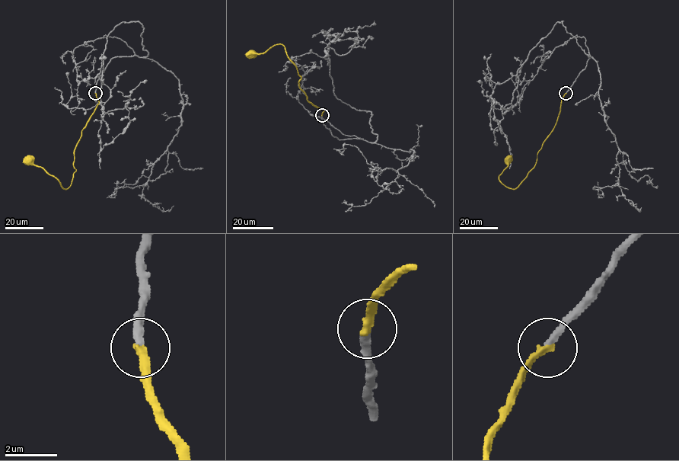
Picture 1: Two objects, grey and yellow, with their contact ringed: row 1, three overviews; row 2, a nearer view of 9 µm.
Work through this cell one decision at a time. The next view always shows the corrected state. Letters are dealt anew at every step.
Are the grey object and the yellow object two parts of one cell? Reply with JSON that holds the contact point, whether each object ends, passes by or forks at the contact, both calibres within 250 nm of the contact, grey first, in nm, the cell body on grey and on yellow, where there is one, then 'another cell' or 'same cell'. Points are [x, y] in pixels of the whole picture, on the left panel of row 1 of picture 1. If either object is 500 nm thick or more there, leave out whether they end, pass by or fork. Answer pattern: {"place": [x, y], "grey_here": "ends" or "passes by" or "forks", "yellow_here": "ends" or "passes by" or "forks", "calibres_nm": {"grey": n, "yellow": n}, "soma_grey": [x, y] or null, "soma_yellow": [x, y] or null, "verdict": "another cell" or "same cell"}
{"place": [95, 93], "grey_here": "ends", "yellow_here": "ends", "calibres_nm": {"grey": 320, "yellow": 320}, "soma_grey": null, "soma_yellow": [29, 160], "verdict": "same cell"}

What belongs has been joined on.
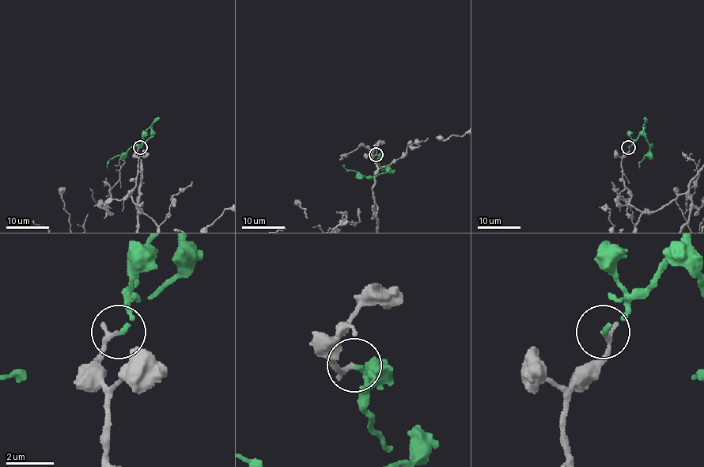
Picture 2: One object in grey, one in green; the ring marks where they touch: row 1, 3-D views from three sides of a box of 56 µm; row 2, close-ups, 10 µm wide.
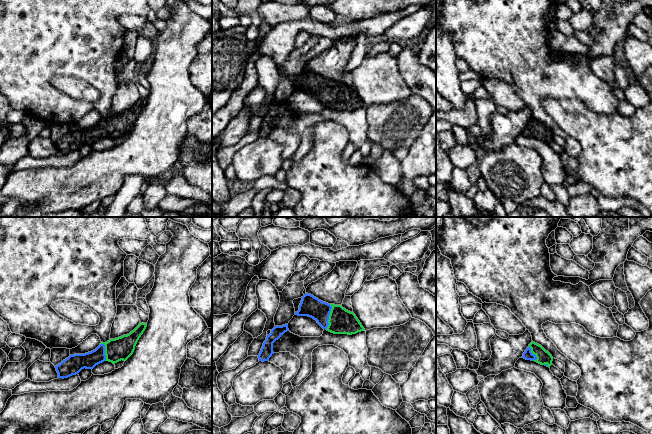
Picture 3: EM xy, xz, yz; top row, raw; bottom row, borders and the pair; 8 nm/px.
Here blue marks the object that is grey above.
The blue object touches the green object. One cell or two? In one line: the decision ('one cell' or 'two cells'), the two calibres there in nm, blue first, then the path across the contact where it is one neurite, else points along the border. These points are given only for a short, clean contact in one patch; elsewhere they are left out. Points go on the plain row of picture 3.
one cell; 170 nm thick on the blue side, 200 nm on the other; runs through xz (310, 82), (328, 93), (341, 97)

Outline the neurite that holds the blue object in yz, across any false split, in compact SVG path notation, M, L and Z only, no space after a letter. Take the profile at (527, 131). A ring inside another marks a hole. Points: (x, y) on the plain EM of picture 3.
M533 117L529 120L527 125L523 129L522 134L535 137L547 143L550 143L553 137L552 131L548 127L546 127L541 121Z

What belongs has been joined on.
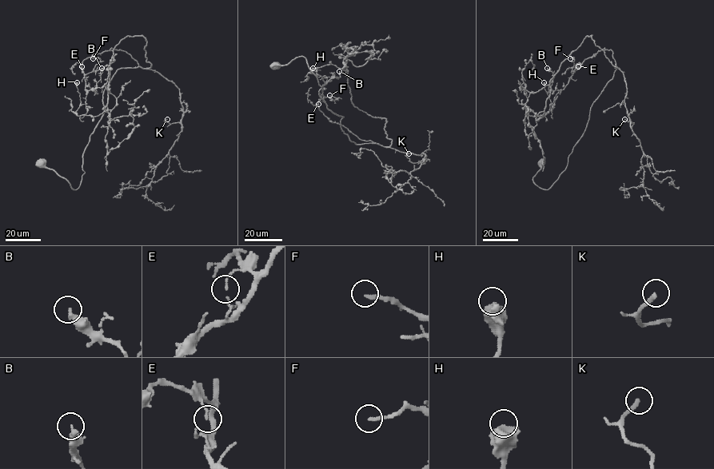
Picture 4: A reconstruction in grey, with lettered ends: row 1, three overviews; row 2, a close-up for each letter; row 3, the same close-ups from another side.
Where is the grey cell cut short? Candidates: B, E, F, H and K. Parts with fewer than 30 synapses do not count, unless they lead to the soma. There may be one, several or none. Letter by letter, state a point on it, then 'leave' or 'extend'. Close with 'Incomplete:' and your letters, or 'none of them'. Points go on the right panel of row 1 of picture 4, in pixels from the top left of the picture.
B: (547, 68) | leave
E: (578, 66) | leave
F: (570, 58) | leave
H: (544, 82) | leave
K: (624, 119) | leave
Incomplete: none of them

